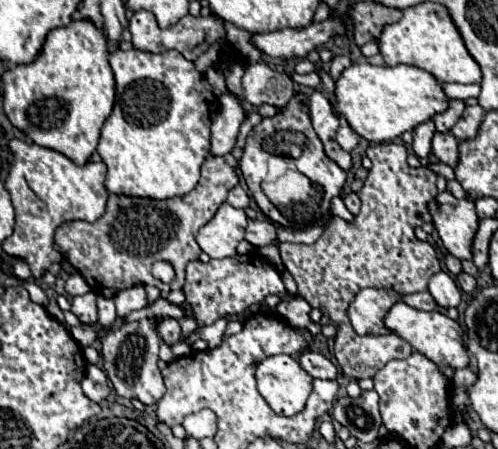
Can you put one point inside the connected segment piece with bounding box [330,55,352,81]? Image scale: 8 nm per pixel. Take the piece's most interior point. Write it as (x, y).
(340, 63)

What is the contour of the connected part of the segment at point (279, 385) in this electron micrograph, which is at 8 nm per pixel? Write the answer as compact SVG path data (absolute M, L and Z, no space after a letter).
M274 355L268 357L266 361L262 361L258 365L256 371L256 379L258 379L258 391L260 395L266 399L266 403L280 415L284 417L292 417L296 413L300 413L300 409L306 407L306 399L312 393L312 377L300 367L300 363L290 357L290 355Z

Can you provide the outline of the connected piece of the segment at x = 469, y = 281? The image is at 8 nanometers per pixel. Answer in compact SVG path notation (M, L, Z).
M460 273L456 279L458 279L458 285L460 285L460 289L462 289L464 293L468 293L468 295L474 295L474 293L478 291L476 279L474 279L474 277L470 277L468 273Z

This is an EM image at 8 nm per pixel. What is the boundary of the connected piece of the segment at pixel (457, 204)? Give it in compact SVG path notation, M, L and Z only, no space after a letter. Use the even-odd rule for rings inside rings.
M448 191L438 193L430 205L432 223L448 249L460 261L472 259L472 241L478 229L478 215L474 201L456 199Z

